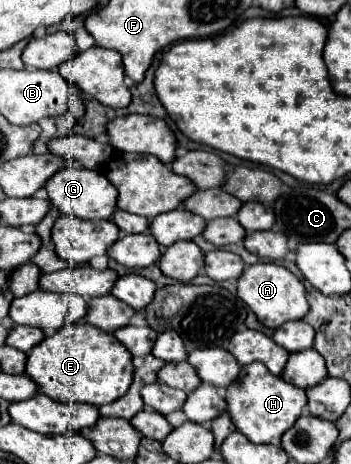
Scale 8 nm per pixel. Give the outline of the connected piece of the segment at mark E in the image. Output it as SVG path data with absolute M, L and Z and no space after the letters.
M75 323L61 327L53 337L45 337L27 353L25 373L35 381L41 393L55 401L89 403L101 407L113 403L129 389L133 381L131 353L105 333L89 323Z

